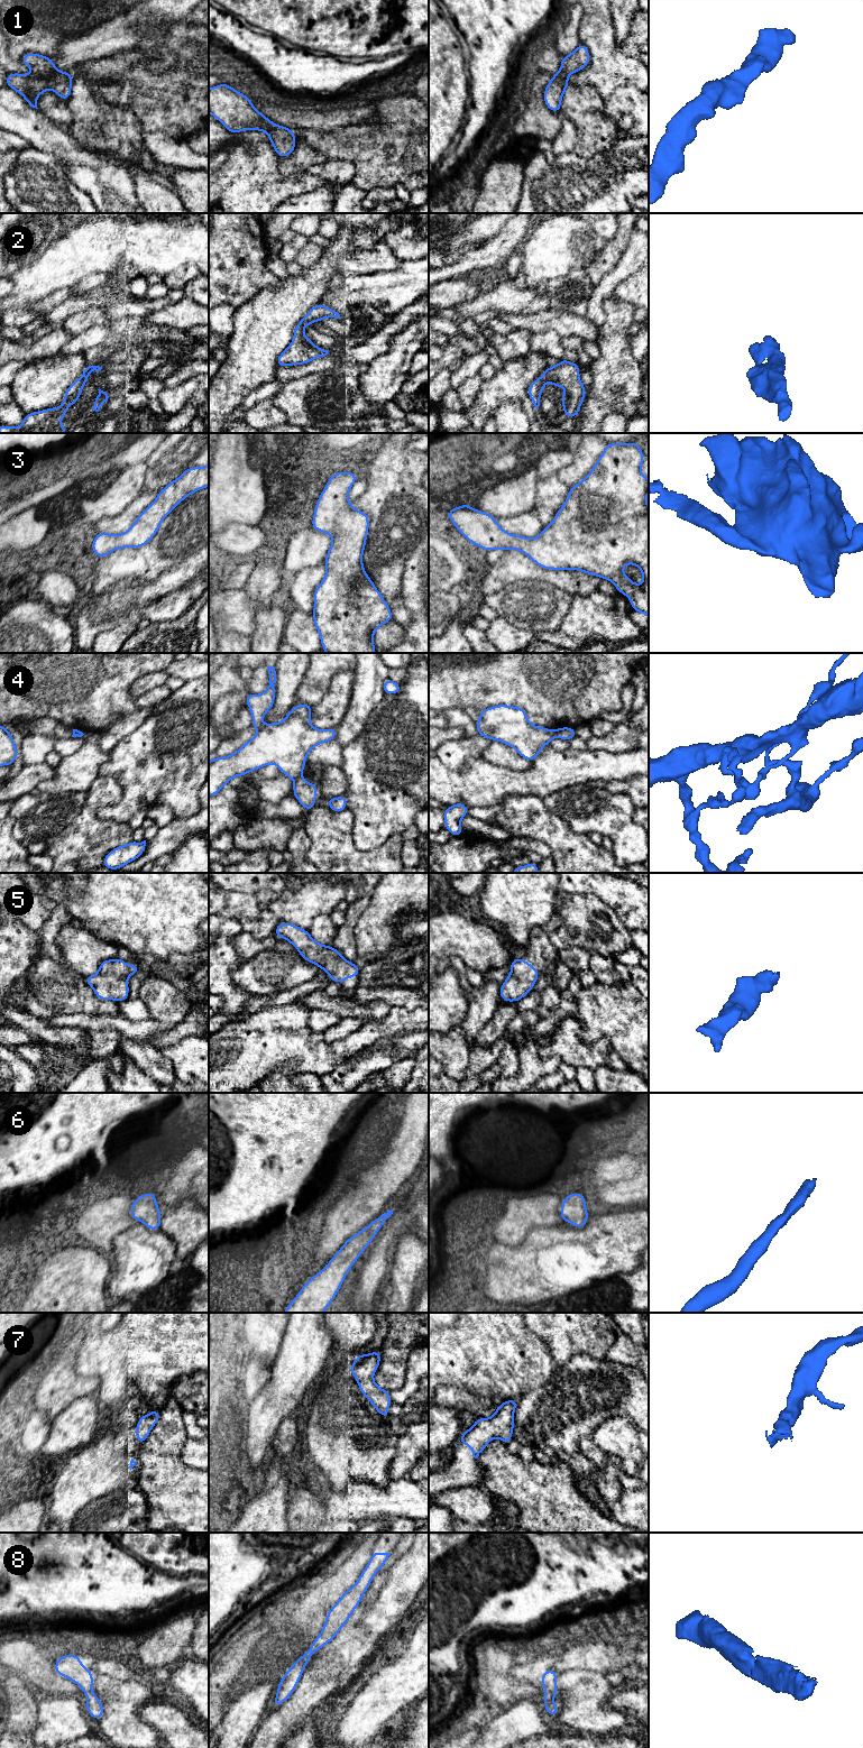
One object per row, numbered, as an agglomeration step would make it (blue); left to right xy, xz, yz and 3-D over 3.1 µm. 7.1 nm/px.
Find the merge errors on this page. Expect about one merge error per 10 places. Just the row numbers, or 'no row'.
4

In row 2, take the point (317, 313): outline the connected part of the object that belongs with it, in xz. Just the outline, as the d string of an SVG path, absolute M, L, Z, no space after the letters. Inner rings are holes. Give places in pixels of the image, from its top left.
M319 303L312 306L307 314L293 329L293 340L285 351L277 357L277 367L290 367L293 365L306 365L314 359L324 357L328 350L316 347L307 337L304 335L304 328L313 322L321 322L323 319L340 318L334 310Z

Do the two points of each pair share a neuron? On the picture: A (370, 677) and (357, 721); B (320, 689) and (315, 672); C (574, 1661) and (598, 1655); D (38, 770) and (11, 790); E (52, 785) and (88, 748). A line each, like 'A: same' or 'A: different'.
A: same
B: same
C: same
D: same
E: same

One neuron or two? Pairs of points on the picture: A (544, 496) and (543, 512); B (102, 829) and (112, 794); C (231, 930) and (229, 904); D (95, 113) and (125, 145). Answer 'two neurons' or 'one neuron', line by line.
A: one neuron
B: one neuron
C: two neurons
D: one neuron

